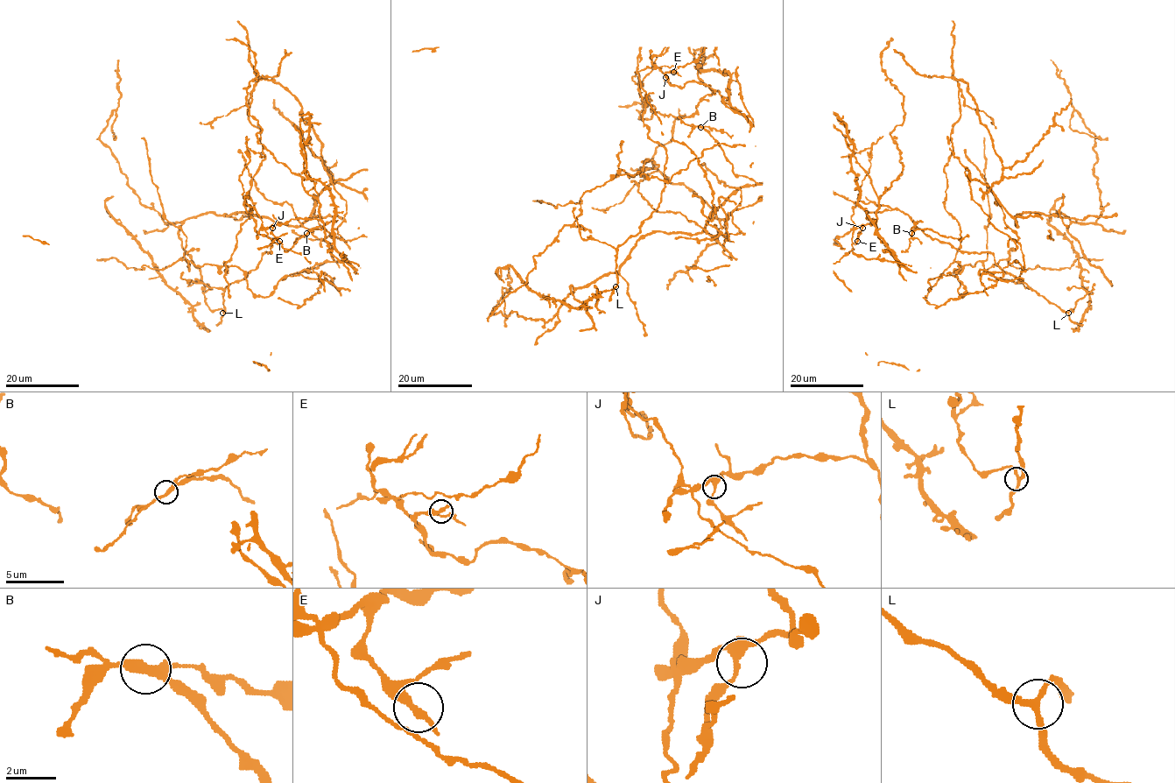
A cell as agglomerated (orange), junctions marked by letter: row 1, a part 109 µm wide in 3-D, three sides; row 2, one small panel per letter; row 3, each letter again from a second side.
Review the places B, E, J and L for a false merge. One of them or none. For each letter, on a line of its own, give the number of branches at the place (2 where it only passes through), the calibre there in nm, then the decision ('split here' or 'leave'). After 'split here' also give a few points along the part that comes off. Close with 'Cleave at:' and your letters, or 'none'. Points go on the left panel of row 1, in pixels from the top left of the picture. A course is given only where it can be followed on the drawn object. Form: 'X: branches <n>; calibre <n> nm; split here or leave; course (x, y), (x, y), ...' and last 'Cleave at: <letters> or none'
B: branches 3; calibre 240 nm; split here; course (306, 233), (313, 228), (338, 220)
E: branches 3; calibre 260 nm; leave
J: branches 3; calibre 260 nm; leave
L: branches 3; calibre 200 nm; leave
Cleave at: B

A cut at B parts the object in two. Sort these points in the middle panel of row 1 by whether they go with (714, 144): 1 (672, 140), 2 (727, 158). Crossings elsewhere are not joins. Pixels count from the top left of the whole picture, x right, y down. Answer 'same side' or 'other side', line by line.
1: same side
2: same side

